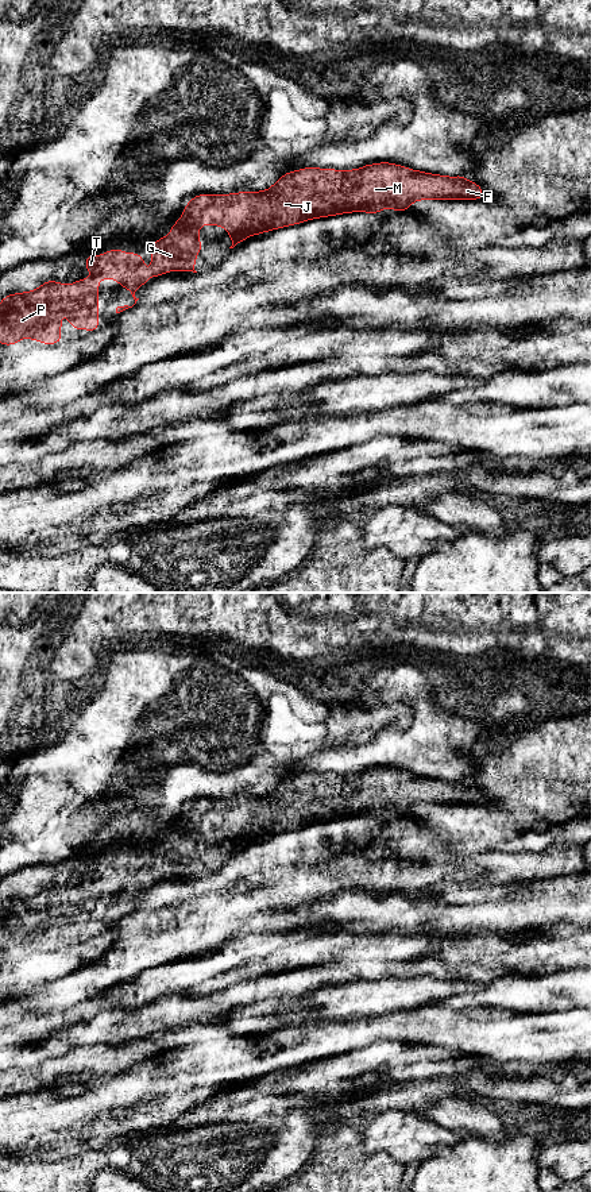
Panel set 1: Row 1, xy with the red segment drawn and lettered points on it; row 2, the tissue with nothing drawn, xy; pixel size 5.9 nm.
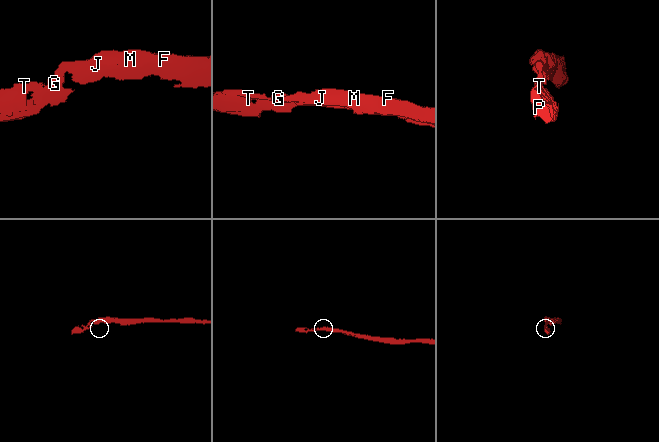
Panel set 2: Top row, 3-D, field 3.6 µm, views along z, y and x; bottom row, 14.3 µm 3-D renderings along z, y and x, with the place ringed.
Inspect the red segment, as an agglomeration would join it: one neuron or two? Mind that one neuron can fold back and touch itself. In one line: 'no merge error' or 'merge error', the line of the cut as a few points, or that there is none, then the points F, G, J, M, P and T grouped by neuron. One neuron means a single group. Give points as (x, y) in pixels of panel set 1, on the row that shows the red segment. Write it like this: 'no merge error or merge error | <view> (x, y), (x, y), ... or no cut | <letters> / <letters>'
no merge error | no cut | F G J M P T

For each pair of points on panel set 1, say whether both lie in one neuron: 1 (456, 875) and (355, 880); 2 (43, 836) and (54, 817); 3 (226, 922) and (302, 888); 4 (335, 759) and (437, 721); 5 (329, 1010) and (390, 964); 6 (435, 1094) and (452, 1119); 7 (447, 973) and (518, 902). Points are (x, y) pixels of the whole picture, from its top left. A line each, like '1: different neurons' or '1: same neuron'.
1: same neuron
2: same neuron
3: same neuron
4: same neuron
5: different neurons
6: same neuron
7: different neurons

